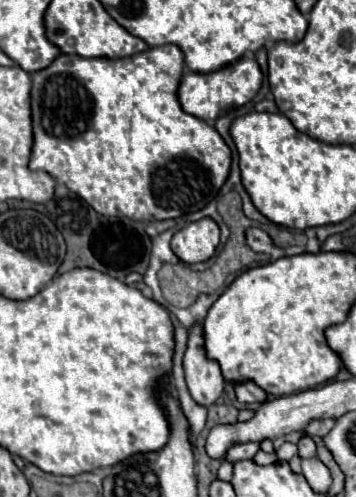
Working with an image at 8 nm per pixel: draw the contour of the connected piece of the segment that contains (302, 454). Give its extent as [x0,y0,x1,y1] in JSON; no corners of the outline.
[299,436,315,458]

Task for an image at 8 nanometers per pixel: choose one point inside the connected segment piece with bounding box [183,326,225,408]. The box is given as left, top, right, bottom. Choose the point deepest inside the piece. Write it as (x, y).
(204, 380)

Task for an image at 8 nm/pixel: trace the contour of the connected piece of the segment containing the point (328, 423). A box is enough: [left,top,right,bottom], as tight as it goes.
[305,418,335,436]

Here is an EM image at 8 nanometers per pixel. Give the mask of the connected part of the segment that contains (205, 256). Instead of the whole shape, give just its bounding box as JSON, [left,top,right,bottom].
[171,218,219,264]

